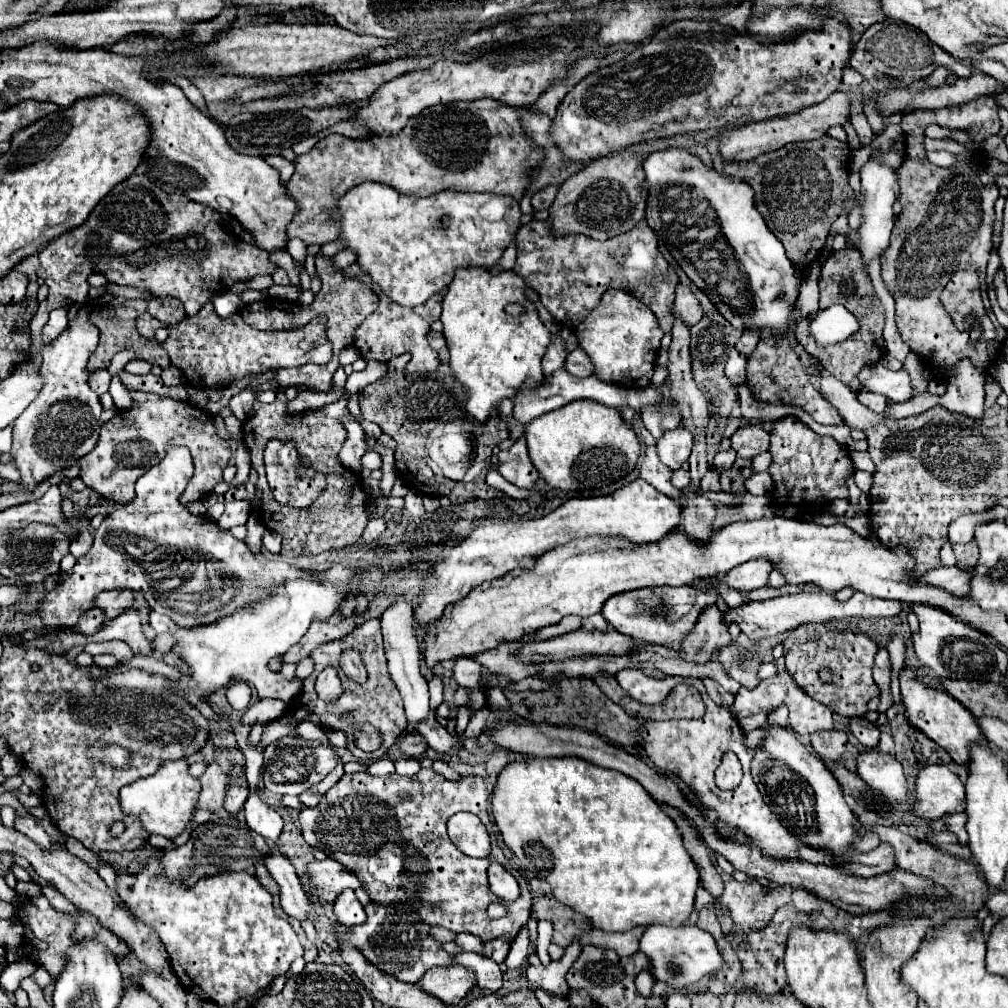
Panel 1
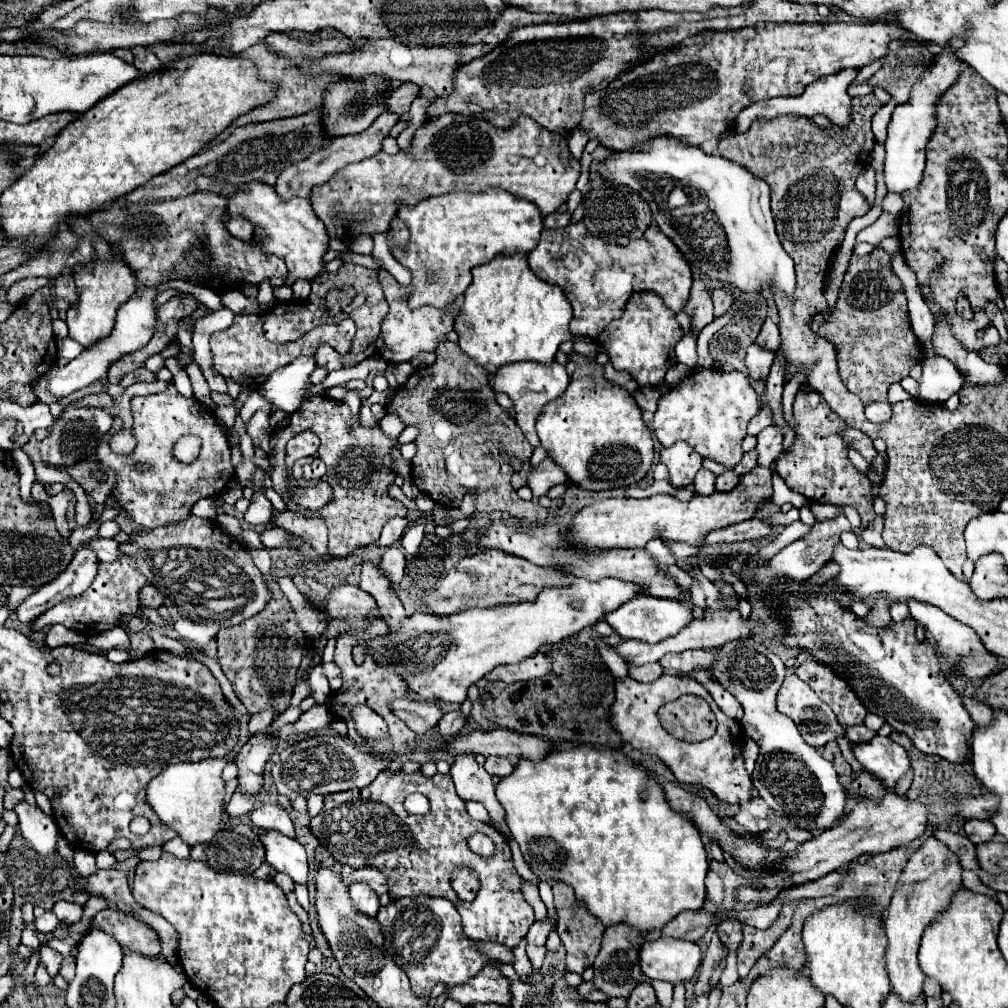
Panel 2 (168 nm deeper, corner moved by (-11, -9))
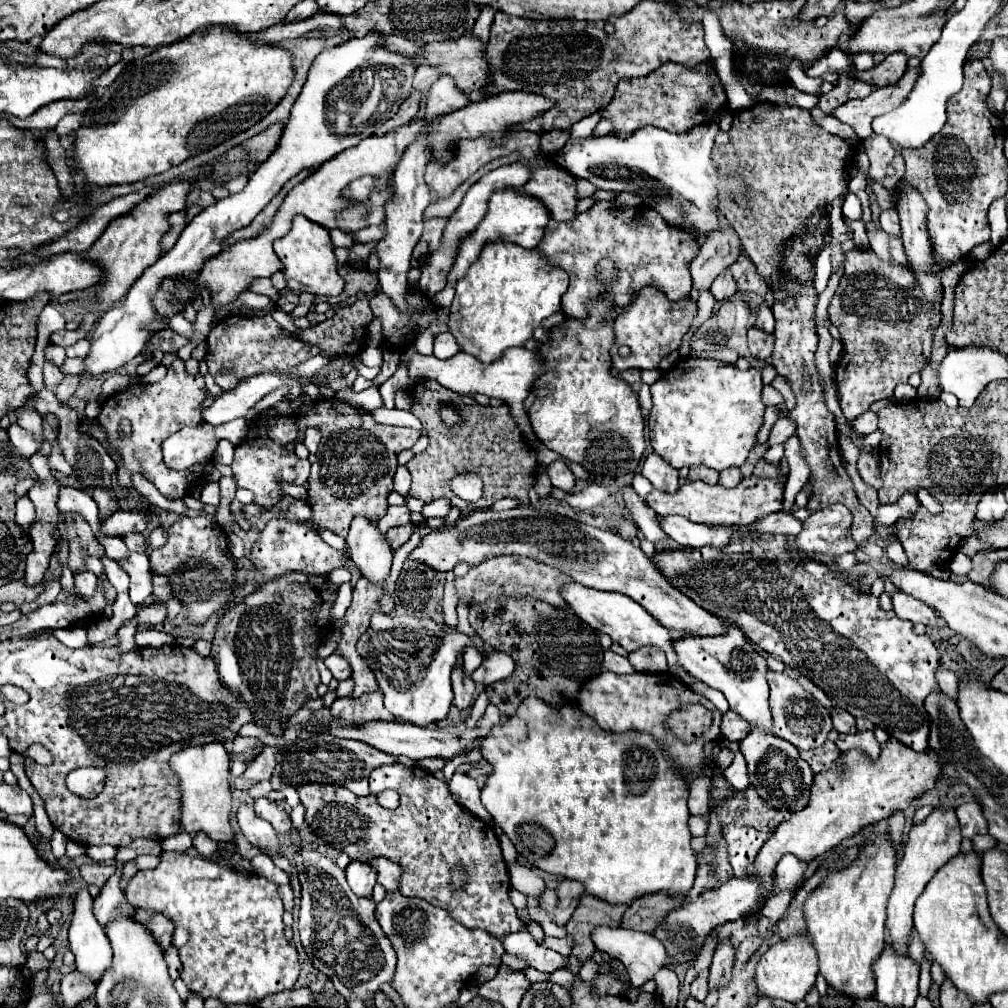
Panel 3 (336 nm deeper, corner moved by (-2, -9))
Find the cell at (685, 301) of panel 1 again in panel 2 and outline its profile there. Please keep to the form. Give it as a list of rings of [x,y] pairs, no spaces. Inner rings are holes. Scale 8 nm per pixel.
[[[722,288],[712,290],[710,296],[712,296],[712,302],[714,302],[714,316],[720,318],[720,316],[726,314],[728,308],[732,306],[732,298],[730,298],[730,296],[726,294],[726,290],[722,290]]]

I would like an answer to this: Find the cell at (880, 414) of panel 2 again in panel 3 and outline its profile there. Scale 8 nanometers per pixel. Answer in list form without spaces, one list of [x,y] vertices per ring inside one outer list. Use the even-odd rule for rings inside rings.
[[[867,410],[851,422],[851,440],[859,440],[861,436],[867,436],[875,430],[877,430],[877,414]]]

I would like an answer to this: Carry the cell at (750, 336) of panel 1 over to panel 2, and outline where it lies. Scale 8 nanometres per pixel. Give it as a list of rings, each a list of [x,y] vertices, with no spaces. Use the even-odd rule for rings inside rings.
[[[766,318],[766,322],[764,322],[762,330],[760,330],[758,338],[756,338],[756,344],[758,344],[758,346],[762,346],[764,350],[770,350],[770,352],[776,352],[776,350],[778,350],[778,346],[780,346],[778,326],[776,326],[770,318]]]

